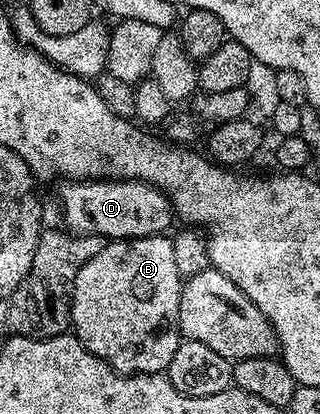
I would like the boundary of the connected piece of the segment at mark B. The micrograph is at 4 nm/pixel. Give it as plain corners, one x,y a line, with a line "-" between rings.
152,234
146,238
118,238
105,246
77,270
69,295
72,333
87,352
101,358
119,374
164,373
183,341
176,325
183,276
175,266
172,237

